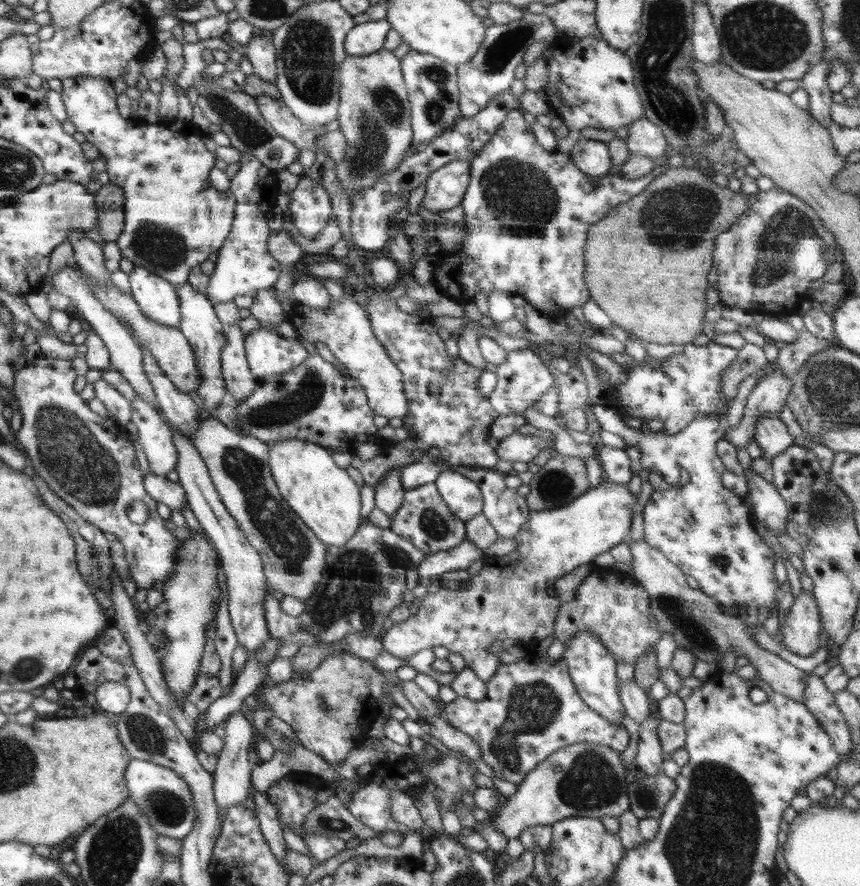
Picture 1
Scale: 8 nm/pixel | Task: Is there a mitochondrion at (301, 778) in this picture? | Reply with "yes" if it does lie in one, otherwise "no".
no

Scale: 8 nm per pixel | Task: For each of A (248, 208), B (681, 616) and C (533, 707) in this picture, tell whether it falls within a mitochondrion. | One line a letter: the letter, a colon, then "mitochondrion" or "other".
A: other
B: mitochondrion
C: mitochondrion

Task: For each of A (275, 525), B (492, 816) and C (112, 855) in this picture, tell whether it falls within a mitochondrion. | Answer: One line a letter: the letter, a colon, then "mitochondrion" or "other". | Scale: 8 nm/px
A: mitochondrion
B: other
C: mitochondrion

